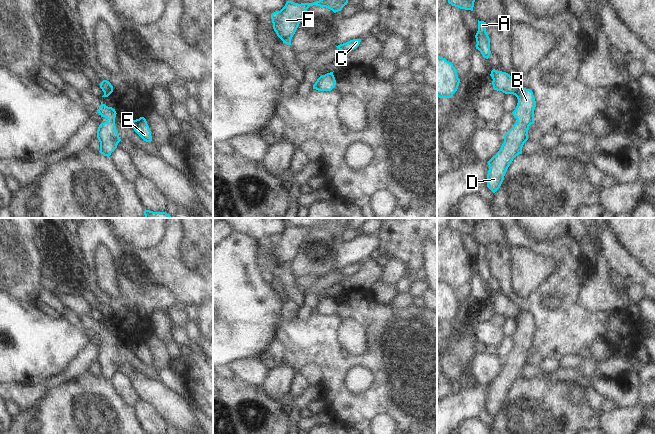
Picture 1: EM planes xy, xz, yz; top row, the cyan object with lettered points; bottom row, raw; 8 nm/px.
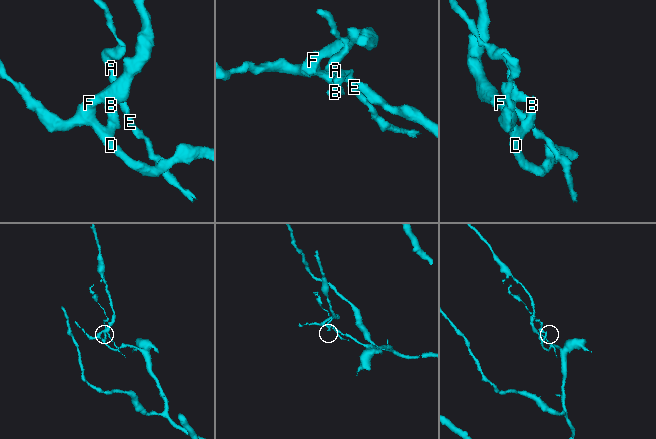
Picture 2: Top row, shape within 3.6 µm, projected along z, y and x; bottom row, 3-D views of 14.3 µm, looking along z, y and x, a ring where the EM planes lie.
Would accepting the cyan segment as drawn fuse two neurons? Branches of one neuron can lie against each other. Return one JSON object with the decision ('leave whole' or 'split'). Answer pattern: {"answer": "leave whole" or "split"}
{"answer": "split"}

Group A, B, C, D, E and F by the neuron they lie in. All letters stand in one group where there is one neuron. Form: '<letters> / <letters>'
A C E / B D F

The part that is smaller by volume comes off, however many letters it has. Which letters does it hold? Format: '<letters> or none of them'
A, C, E

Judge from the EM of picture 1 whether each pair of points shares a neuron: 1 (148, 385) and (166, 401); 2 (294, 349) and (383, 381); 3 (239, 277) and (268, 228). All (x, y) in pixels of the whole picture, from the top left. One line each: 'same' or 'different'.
1: same
2: same
3: different

